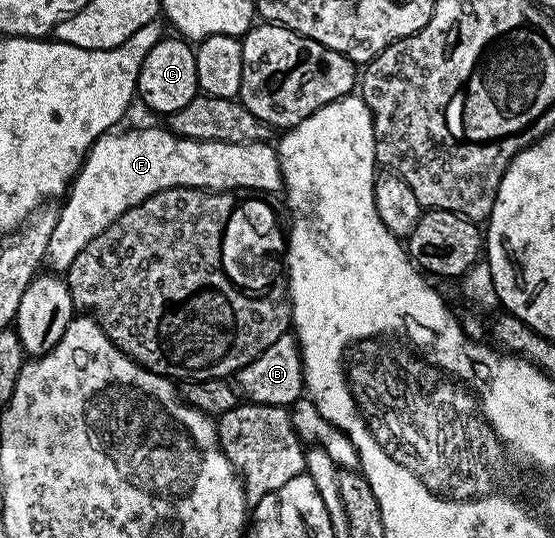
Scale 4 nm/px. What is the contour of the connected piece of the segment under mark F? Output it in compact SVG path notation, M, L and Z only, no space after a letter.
M162 125L159 126L147 126L144 130L127 130L124 134L115 134L119 132L105 133L87 151L83 165L79 167L78 174L71 181L69 189L66 191L65 199L67 198L67 203L62 203L59 206L57 228L53 228L53 236L49 236L49 248L47 249L45 262L52 271L65 272L73 264L73 260L77 260L77 252L81 252L81 248L85 248L85 244L89 244L89 240L101 236L101 232L105 232L105 228L109 228L109 224L113 224L113 220L117 220L117 216L129 212L129 208L141 204L141 200L145 200L162 190L184 186L185 188L197 188L198 190L257 190L272 196L278 195L283 190L283 173L281 172L281 164L279 163L279 151L270 141L229 144L228 142L214 142L213 140L193 140L192 138L182 138L179 134L172 134L170 130L164 128Z

